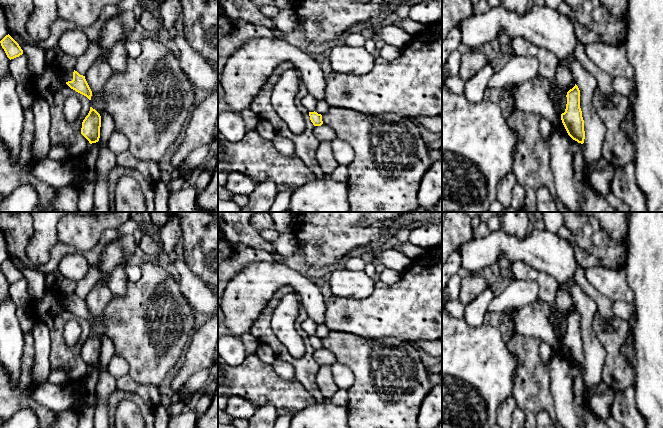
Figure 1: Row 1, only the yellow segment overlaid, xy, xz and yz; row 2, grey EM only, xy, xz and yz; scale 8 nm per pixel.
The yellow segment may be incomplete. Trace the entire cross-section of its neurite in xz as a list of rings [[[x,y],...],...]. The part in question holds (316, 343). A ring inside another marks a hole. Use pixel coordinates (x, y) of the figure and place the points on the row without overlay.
[[[309,336],[310,344],[314,350],[321,350],[323,348],[322,339],[317,336]]]

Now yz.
[[[575,310],[567,316],[565,336],[561,338],[562,347],[568,359],[578,367],[583,368],[585,363],[584,344],[580,332],[580,314]]]

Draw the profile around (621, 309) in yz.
[[[613,302],[612,310],[615,316],[623,318],[635,317],[635,307],[626,302]]]

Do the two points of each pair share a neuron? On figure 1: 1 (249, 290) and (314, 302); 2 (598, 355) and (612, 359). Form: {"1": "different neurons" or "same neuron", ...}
{"1": "same neuron", "2": "different neurons"}

